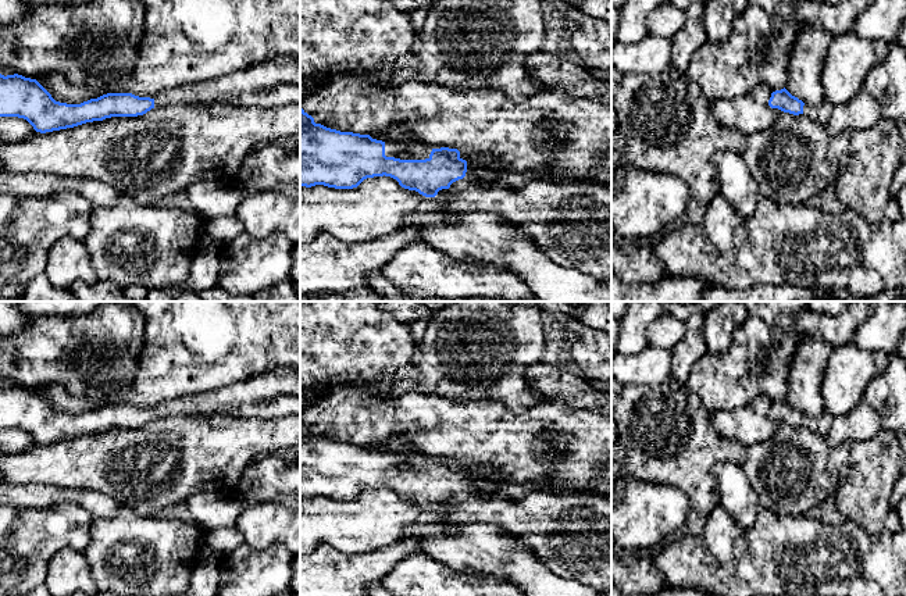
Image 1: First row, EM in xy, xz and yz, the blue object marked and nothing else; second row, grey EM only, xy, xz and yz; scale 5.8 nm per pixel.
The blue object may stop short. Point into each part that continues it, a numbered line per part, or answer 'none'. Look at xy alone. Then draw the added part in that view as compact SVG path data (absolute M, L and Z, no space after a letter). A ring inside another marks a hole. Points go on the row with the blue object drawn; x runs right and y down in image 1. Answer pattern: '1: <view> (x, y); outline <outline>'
1: xy (264, 75); outline M292 57L265 58L218 79L168 89L154 97L154 107L168 104L238 103L239 96L245 92L271 90L279 83L300 85L300 61Z

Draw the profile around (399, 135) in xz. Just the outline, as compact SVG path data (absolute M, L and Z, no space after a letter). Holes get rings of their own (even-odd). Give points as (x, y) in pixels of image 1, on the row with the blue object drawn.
M390 126L384 133L371 133L370 136L372 139L382 140L382 142L397 143L403 147L409 147L415 143L421 143L414 135L410 133L409 129L404 129L402 126Z

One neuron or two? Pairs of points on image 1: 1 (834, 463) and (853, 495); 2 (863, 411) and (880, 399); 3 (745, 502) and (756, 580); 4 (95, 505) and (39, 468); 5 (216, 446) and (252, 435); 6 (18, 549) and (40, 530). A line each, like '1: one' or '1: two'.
1: two
2: two
3: two
4: two
5: one
6: one

